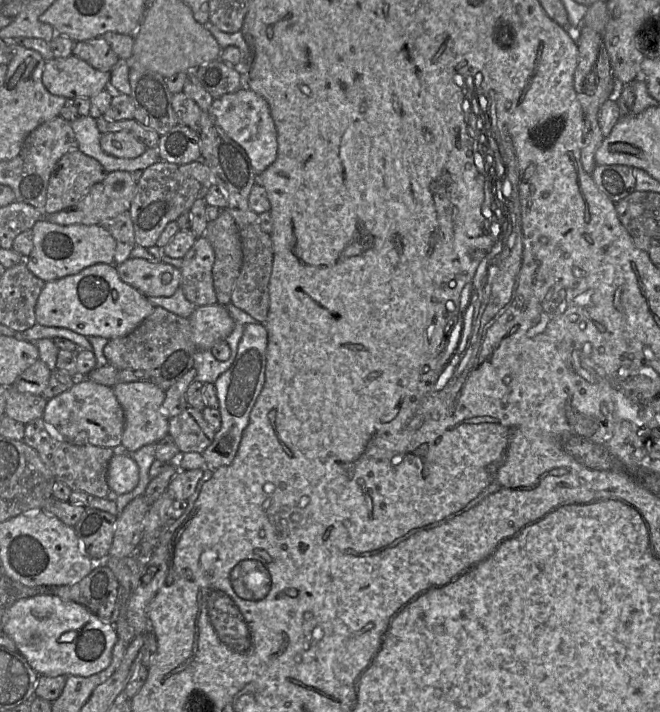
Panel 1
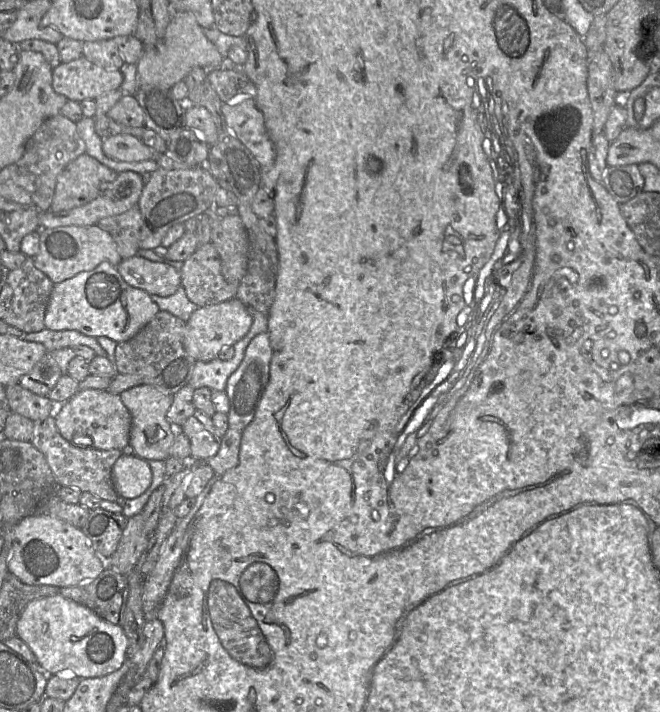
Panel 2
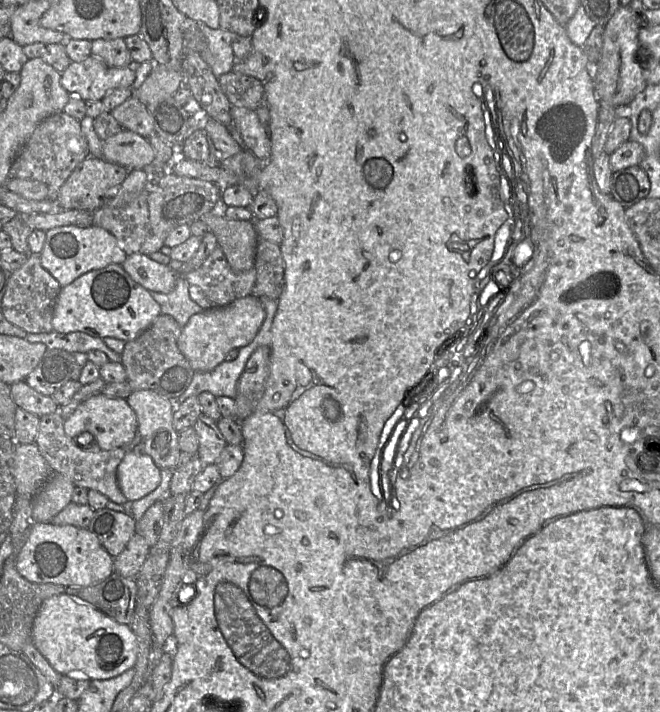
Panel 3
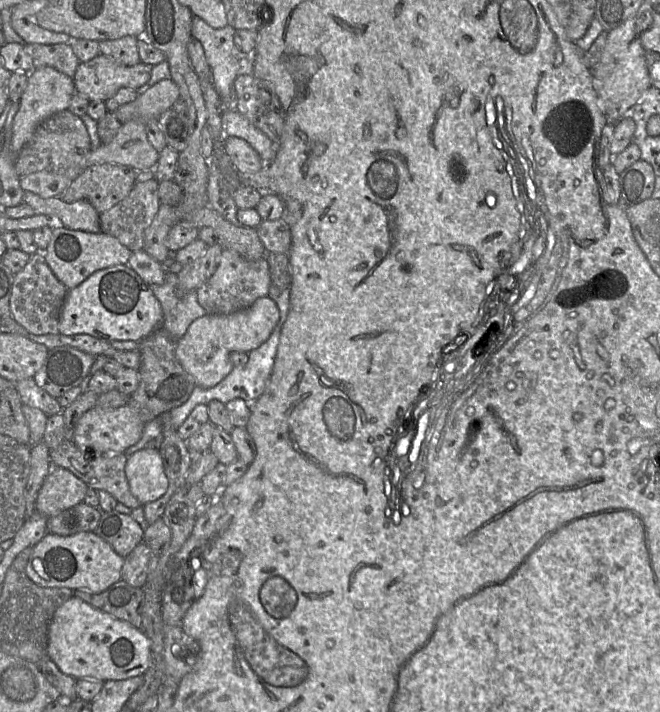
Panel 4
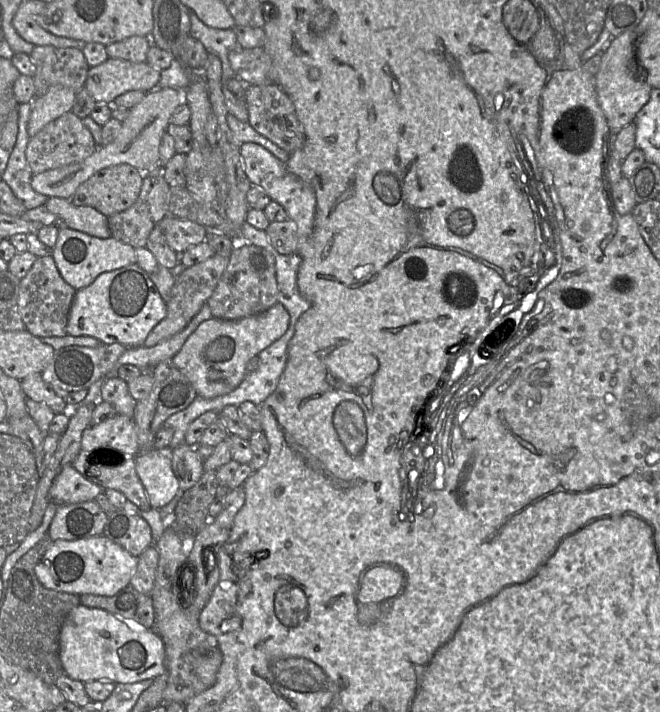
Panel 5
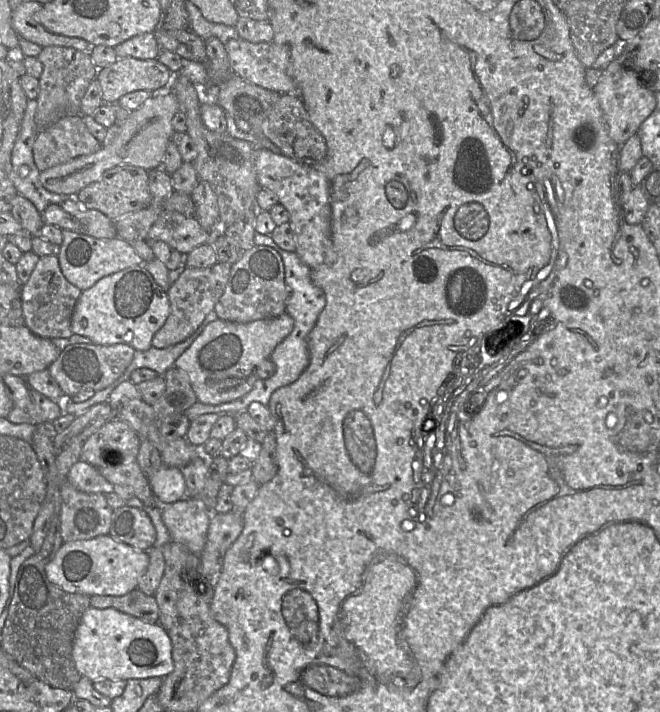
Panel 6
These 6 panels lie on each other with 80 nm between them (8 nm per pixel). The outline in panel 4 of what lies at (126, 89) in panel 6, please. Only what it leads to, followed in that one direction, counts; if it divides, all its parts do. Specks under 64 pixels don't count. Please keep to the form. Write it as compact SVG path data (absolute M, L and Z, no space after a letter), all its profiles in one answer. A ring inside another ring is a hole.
M100 54L81 62L72 80L76 93L90 102L105 102L121 88L137 90L147 84L151 70L152 66L141 62L127 66Z

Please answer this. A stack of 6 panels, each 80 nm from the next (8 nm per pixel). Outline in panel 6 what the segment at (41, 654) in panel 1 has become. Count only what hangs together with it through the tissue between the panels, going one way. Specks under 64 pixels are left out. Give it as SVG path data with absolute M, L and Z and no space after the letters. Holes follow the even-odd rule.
M89 607L76 628L72 656L78 672L91 681L166 677L173 671L172 644L158 623L147 623L114 608Z

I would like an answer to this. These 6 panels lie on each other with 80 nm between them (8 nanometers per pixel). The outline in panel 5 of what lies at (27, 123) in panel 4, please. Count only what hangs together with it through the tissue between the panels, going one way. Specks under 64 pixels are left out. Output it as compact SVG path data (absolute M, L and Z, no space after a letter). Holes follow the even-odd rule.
M51 86L44 94L36 96L31 102L27 127L29 136L35 136L45 125L70 112L75 96L72 89L63 86Z

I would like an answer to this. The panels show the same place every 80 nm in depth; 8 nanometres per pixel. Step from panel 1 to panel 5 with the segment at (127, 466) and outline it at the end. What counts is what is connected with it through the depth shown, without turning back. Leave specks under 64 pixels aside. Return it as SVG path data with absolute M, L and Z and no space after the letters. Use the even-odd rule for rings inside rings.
M152 449L135 457L136 472L147 493L151 507L161 509L180 495L169 450Z

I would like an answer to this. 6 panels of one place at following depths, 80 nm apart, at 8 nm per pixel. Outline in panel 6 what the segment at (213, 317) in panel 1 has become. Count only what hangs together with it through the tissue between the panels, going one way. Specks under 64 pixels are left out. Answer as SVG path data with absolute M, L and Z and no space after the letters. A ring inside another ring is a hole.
M287 313L278 317L234 323L217 319L210 322L192 344L177 358L174 366L184 371L198 401L217 405L234 401L252 388L259 379L258 365L270 356L275 347L288 336L294 319Z

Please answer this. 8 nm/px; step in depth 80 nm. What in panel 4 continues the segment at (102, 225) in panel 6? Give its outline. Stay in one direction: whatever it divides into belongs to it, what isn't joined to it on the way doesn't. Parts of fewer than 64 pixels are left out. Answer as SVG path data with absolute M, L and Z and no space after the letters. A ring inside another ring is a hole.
M25 192L23 204L32 208L36 215L45 215L62 227L87 233L100 233L100 214L86 201L66 203L60 197L42 198Z

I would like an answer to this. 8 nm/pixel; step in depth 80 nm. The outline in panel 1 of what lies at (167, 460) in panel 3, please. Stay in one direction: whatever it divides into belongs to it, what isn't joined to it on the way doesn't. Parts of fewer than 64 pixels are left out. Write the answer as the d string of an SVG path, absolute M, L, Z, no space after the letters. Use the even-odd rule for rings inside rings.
M150 381L116 383L112 387L114 394L125 413L125 428L121 445L128 451L137 451L141 447L156 444L169 435L169 422L162 405L165 391Z

